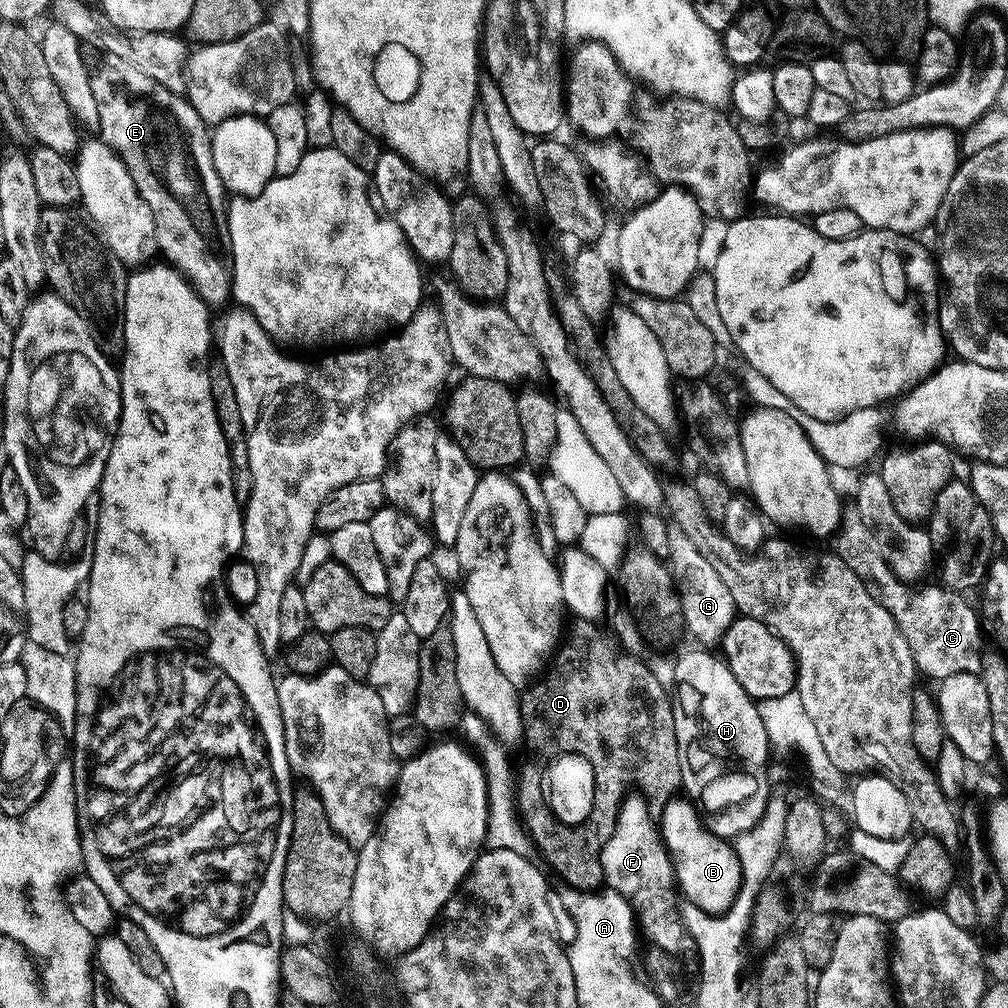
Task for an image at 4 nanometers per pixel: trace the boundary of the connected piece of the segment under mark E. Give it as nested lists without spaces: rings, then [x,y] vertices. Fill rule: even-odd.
[[[105,51],[102,56],[94,59],[90,64],[88,74],[90,80],[90,91],[94,94],[94,102],[98,102],[98,136],[104,143],[109,144],[116,155],[120,157],[126,170],[130,174],[130,178],[134,180],[134,186],[142,202],[150,210],[150,214],[154,218],[154,226],[156,227],[156,246],[162,253],[163,259],[167,261],[171,267],[179,270],[180,273],[191,284],[192,289],[200,295],[200,299],[209,306],[215,304],[229,303],[232,294],[232,273],[230,271],[230,260],[226,253],[228,247],[228,209],[226,207],[226,189],[224,183],[218,178],[218,170],[214,170],[214,158],[212,157],[212,138],[209,129],[206,127],[203,118],[198,114],[198,110],[194,110],[192,103],[189,103],[183,95],[176,95],[166,86],[162,86],[157,82],[156,78],[145,72],[145,69],[138,66],[132,66],[123,56],[115,56],[114,53]]]

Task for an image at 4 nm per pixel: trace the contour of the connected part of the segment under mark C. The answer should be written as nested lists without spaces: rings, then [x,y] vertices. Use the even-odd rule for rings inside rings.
[[[852,522],[845,525],[846,536],[837,535],[834,545],[837,555],[845,558],[864,555],[864,562],[871,578],[876,582],[875,587],[879,592],[881,601],[885,604],[896,619],[901,634],[906,638],[910,646],[911,654],[914,656],[917,669],[934,680],[941,680],[958,673],[978,674],[982,668],[983,655],[978,652],[980,638],[982,640],[981,621],[977,609],[965,599],[963,593],[949,590],[943,585],[922,587],[915,598],[910,599],[909,585],[897,581],[890,567],[877,552],[864,544],[862,532],[863,526]],[[840,536],[840,537],[839,537]],[[908,603],[910,609],[902,605]]]

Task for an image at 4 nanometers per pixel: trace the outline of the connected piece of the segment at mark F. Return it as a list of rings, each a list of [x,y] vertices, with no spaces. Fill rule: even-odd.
[[[629,795],[619,806],[616,818],[616,825],[605,842],[604,848],[600,852],[601,868],[604,871],[604,882],[609,889],[614,885],[624,884],[624,888],[634,888],[634,884],[640,884],[640,888],[654,888],[648,892],[656,892],[658,902],[650,902],[640,907],[639,911],[644,919],[644,926],[648,932],[648,940],[660,952],[665,952],[668,956],[688,956],[693,955],[694,945],[692,936],[685,928],[685,921],[677,915],[676,894],[678,881],[676,869],[672,863],[672,858],[668,848],[664,845],[661,836],[661,829],[657,821],[652,821],[652,816],[648,813],[647,799],[639,800],[638,797]],[[656,906],[666,908],[665,913],[658,912]]]

